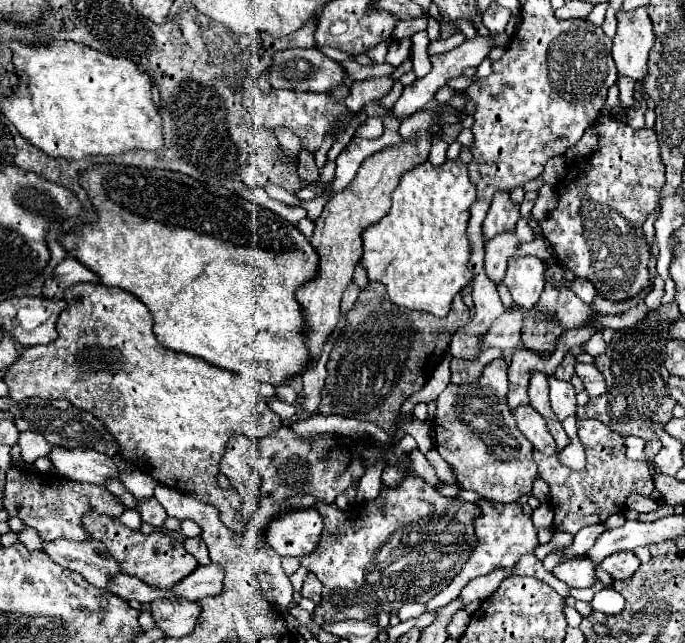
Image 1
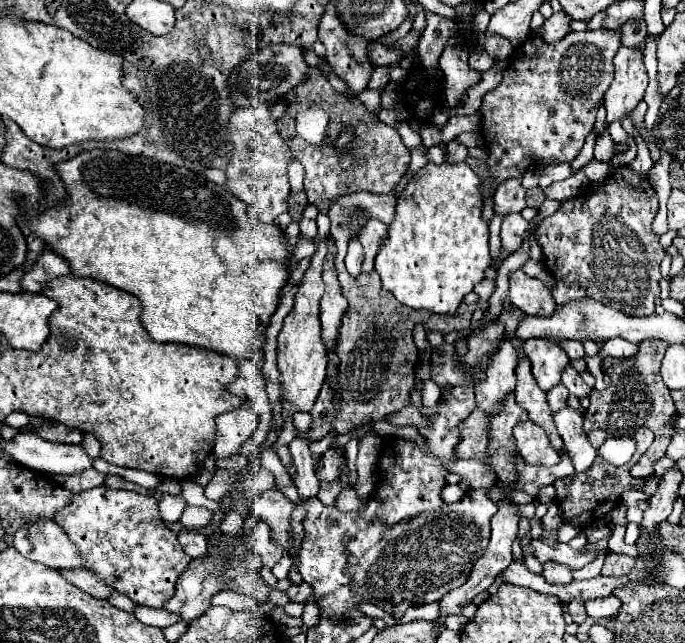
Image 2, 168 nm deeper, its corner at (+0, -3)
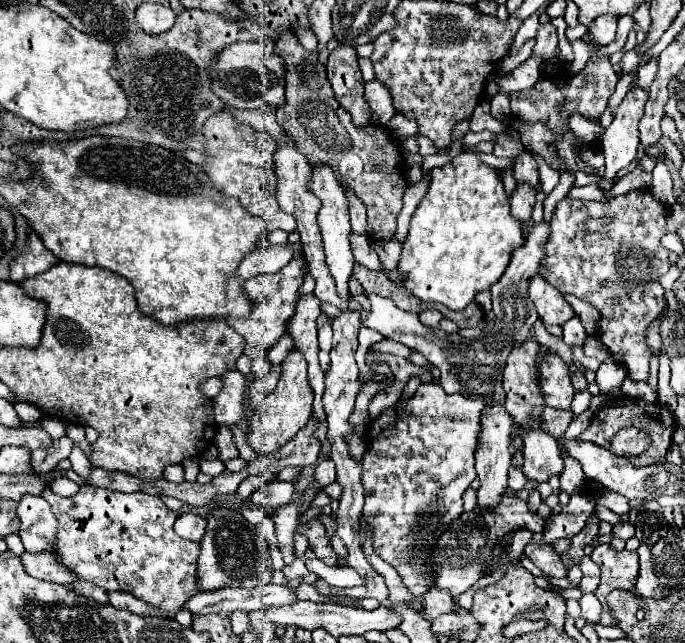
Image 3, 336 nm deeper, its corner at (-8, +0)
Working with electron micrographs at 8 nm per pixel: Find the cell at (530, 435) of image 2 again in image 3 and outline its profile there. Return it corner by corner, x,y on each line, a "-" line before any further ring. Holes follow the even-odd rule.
536,428
522,434
524,440
524,466
522,472
528,480
546,482
552,474
560,476
564,468
564,458
560,444
548,432

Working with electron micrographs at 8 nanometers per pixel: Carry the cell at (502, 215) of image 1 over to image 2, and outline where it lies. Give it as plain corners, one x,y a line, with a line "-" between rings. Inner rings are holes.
506,179
498,185
494,195
494,213
508,215
520,213
526,207
526,189
522,187
520,179

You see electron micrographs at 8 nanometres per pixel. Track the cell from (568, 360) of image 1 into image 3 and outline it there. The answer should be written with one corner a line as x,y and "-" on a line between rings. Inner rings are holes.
546,408
544,410
544,424
542,430
546,430
548,434
552,434
554,438
562,438
568,430
568,424
572,420
572,410
552,410

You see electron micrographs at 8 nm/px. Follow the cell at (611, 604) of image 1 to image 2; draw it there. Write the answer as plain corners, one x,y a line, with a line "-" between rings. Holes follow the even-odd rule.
614,595
602,597
602,599
588,599
584,605
586,605
586,615
596,617
596,619
616,615
618,609
620,609
620,601

